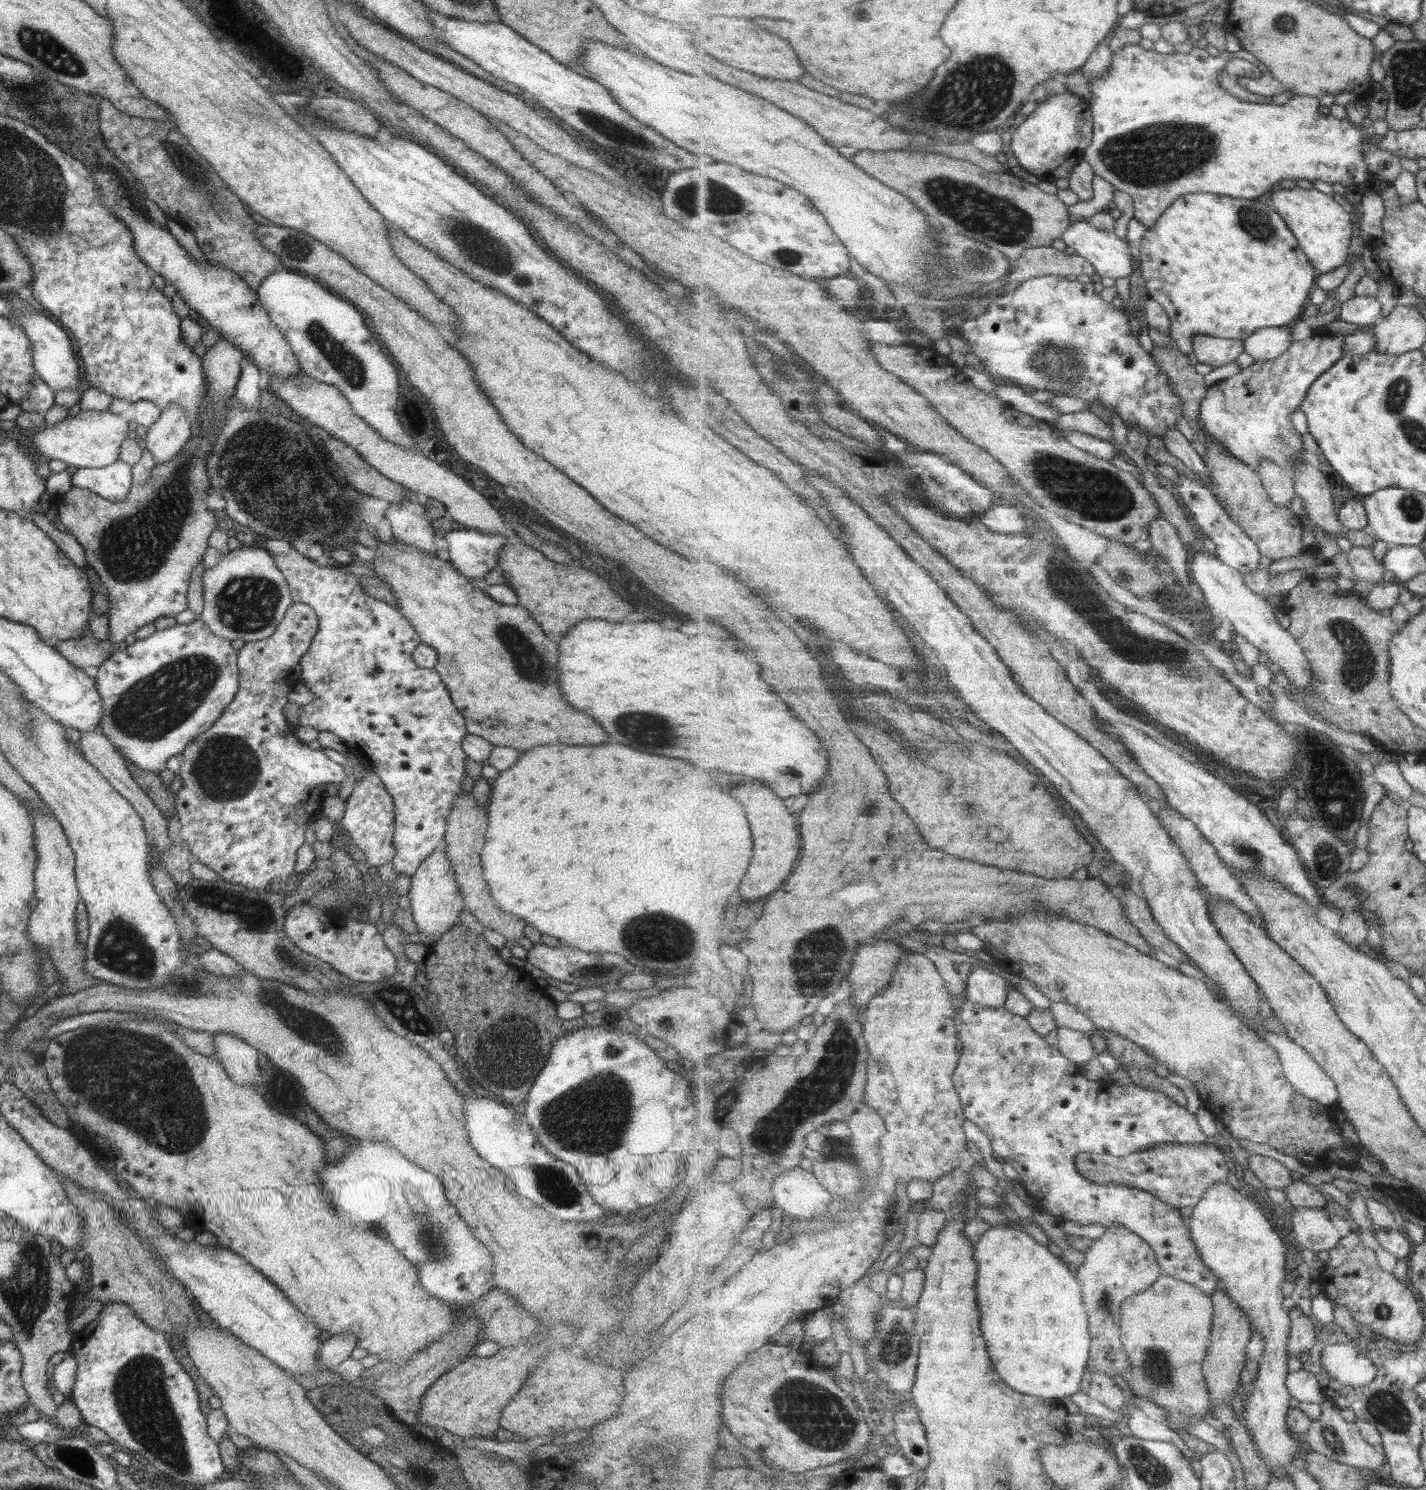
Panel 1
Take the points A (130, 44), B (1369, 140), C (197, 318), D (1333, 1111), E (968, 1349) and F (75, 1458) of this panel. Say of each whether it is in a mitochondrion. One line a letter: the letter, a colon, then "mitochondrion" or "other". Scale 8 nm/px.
A: other
B: other
C: other
D: other
E: other
F: mitochondrion

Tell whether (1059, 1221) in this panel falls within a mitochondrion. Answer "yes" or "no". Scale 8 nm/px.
no

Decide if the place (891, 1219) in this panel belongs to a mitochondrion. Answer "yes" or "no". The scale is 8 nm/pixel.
no

